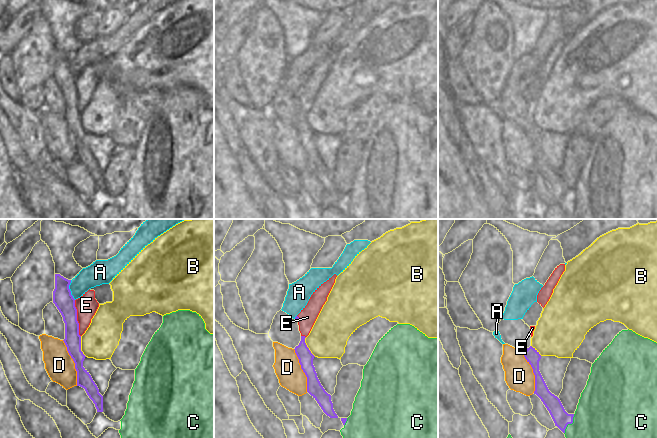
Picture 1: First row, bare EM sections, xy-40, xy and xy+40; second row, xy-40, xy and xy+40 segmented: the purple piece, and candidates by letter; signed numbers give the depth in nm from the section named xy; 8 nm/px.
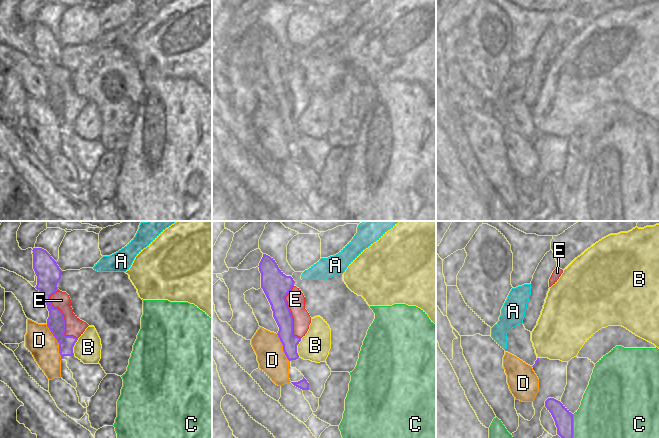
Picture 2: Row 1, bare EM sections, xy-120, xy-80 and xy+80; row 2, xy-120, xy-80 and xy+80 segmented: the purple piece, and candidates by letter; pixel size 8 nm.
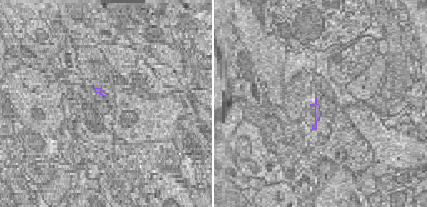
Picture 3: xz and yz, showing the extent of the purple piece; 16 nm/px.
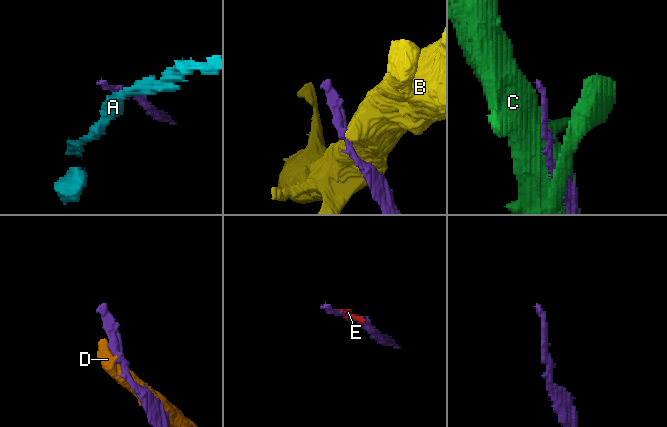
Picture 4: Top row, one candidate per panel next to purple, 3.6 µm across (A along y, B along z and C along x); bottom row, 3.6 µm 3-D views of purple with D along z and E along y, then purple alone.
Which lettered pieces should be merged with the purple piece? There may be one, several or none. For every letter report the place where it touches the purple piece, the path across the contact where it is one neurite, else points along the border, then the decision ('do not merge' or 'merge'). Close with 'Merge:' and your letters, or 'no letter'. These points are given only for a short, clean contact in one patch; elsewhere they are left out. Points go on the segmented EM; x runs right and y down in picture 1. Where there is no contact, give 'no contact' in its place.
A: meets purple in xy-40 at (69, 290); do not merge
B: meets purple in xy-40 at (80, 346); border along xy-40 (80, 336), (80, 350), (86, 356); do not merge
C: meets purple in xy+40 at (569, 423); do not merge
D: meets purple in xy-40 at (74, 362); do not merge
E: meets purple in xy-40 at (76, 318); border along xy-40 (74, 300), (78, 334), (80, 336); do not merge
Merge: no letter

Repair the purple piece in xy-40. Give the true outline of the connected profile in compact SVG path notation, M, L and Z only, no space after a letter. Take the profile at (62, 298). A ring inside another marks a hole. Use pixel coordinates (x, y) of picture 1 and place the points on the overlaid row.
M55 274L53 303L61 313L65 323L65 339L63 341L75 363L77 386L85 389L87 395L95 404L97 412L103 412L103 396L99 393L99 389L89 372L83 367L83 361L86 356L81 351L77 309L75 307L75 299L69 289L70 283L71 280L64 278L60 274Z

